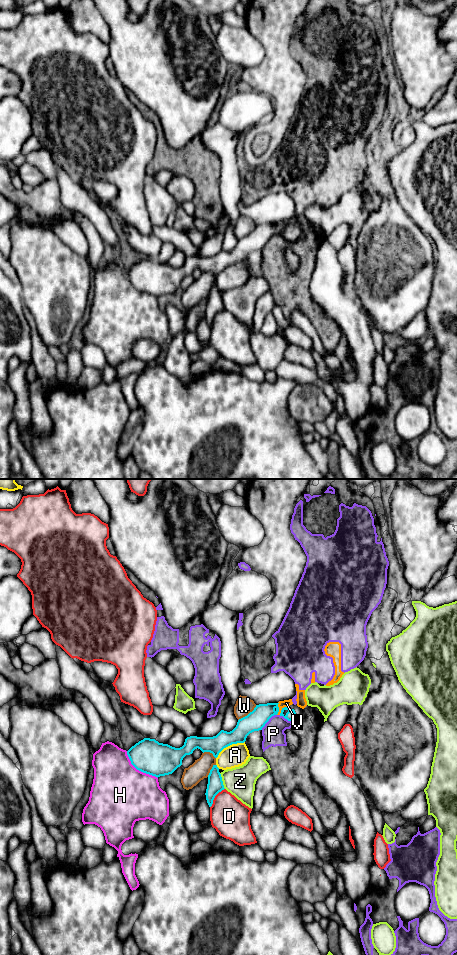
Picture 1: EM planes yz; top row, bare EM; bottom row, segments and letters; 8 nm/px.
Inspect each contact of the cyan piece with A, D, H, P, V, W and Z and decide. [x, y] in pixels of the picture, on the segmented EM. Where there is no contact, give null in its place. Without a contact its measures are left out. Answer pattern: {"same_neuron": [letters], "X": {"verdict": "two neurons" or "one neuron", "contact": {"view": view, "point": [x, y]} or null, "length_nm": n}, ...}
{"same_neuron": [], "A": {"verdict": "two neurons", "contact": {"view": "yz", "point": [229, 745]}, "length_nm": 280}, "D": {"verdict": "two neurons", "contact": {"view": "yz", "point": [214, 797]}, "length_nm": 200}, "H": {"verdict": "two neurons", "contact": {"view": "yz", "point": [138, 769]}, "length_nm": 340}, "P": {"verdict": "two neurons", "contact": {"view": "yz", "point": [268, 720]}, "length_nm": 180}, "V": {"verdict": "two neurons", "contact": {"view": "yz", "point": [282, 709]}, "length_nm": 120}, "W": {"verdict": "two neurons", "contact": {"view": "yz", "point": [248, 714]}, "length_nm": 200}, "Z": {"verdict": "two neurons", "contact": {"view": "yz", "point": [222, 781]}, "length_nm": 140}}

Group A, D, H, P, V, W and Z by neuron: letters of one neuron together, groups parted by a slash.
A / D / H / P V / W / Z

